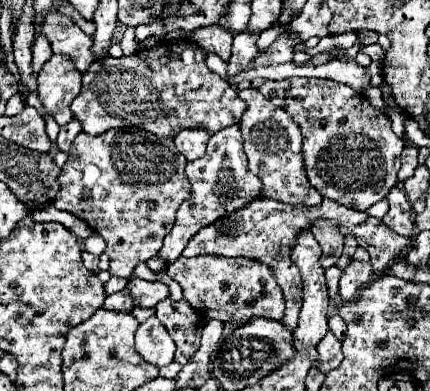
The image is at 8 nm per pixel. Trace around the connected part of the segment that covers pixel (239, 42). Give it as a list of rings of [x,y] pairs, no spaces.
[[[239,33],[235,35],[233,39],[233,53],[231,53],[231,59],[229,59],[229,67],[227,67],[227,77],[229,77],[229,85],[233,89],[235,83],[233,83],[233,77],[237,77],[241,71],[249,69],[251,67],[251,61],[255,59],[255,55],[259,53],[255,41],[257,41],[259,35],[253,35],[253,33]]]

